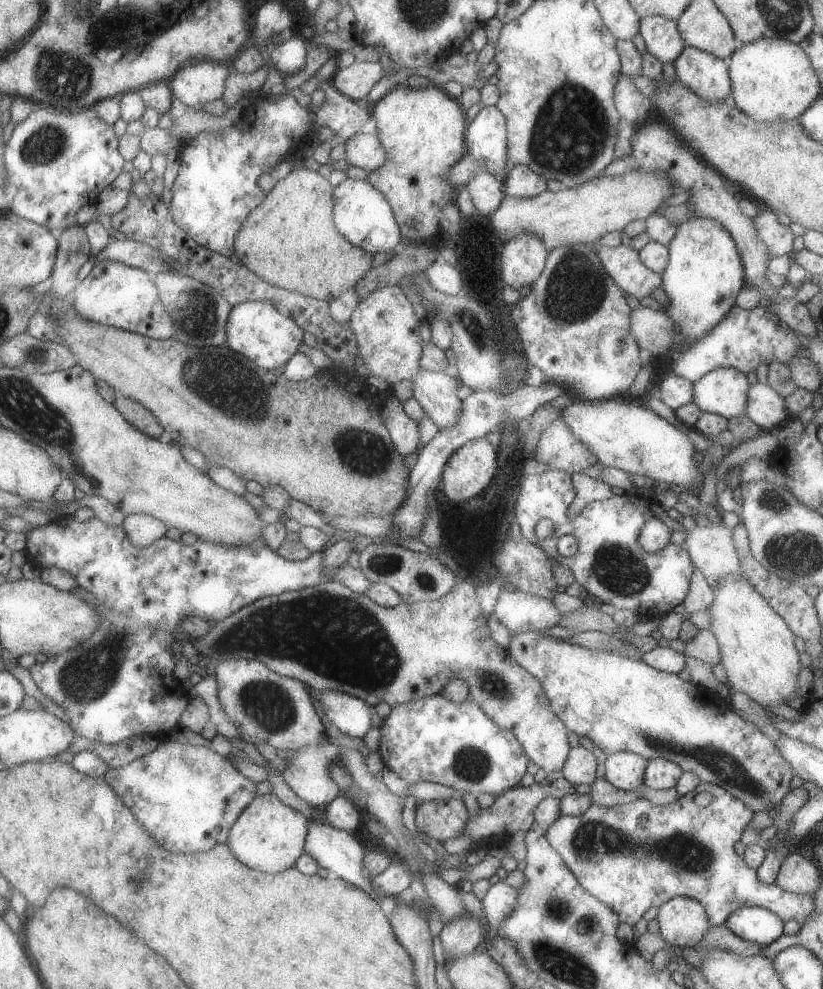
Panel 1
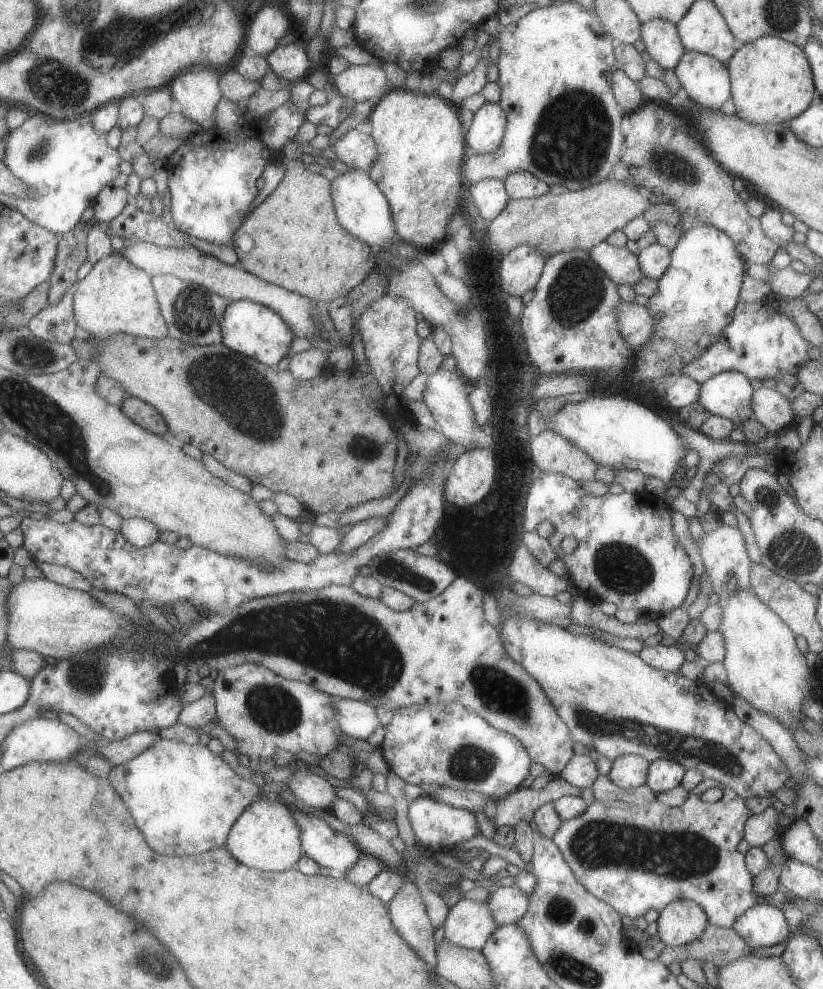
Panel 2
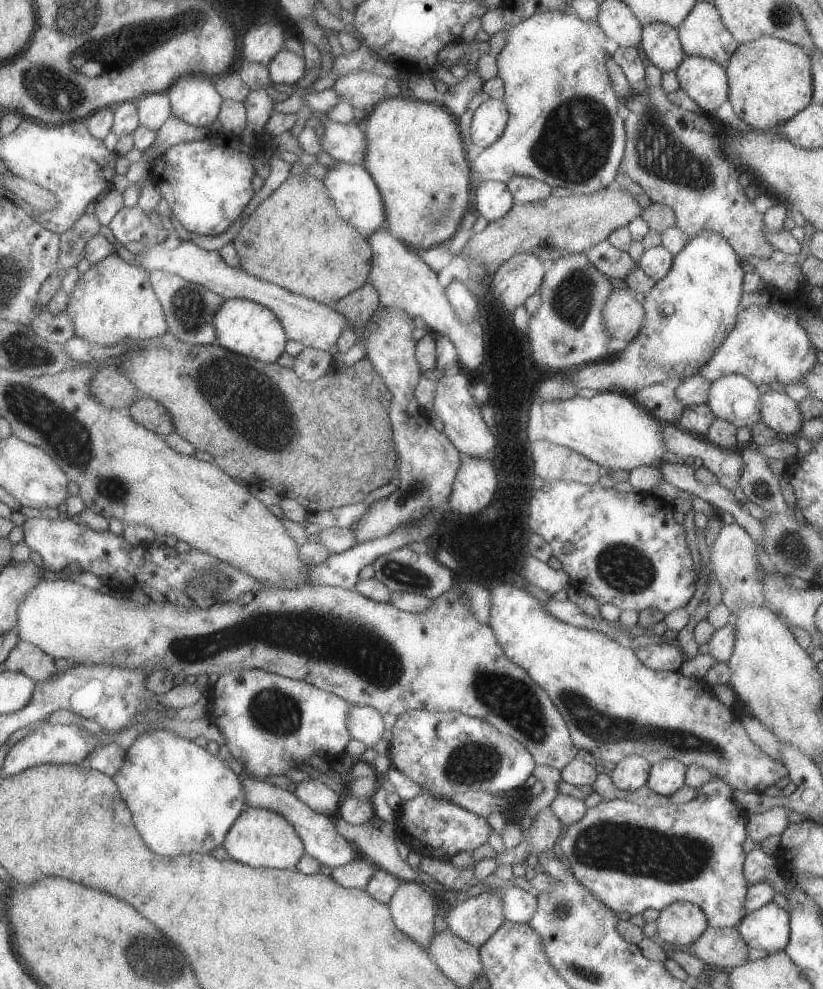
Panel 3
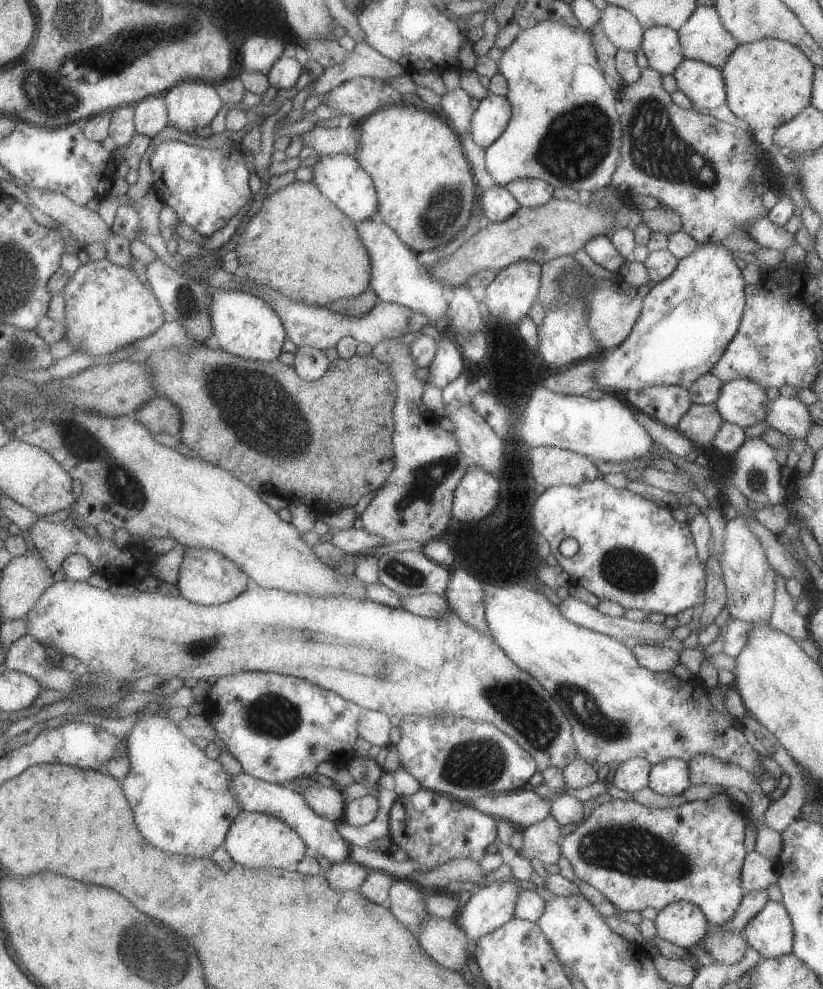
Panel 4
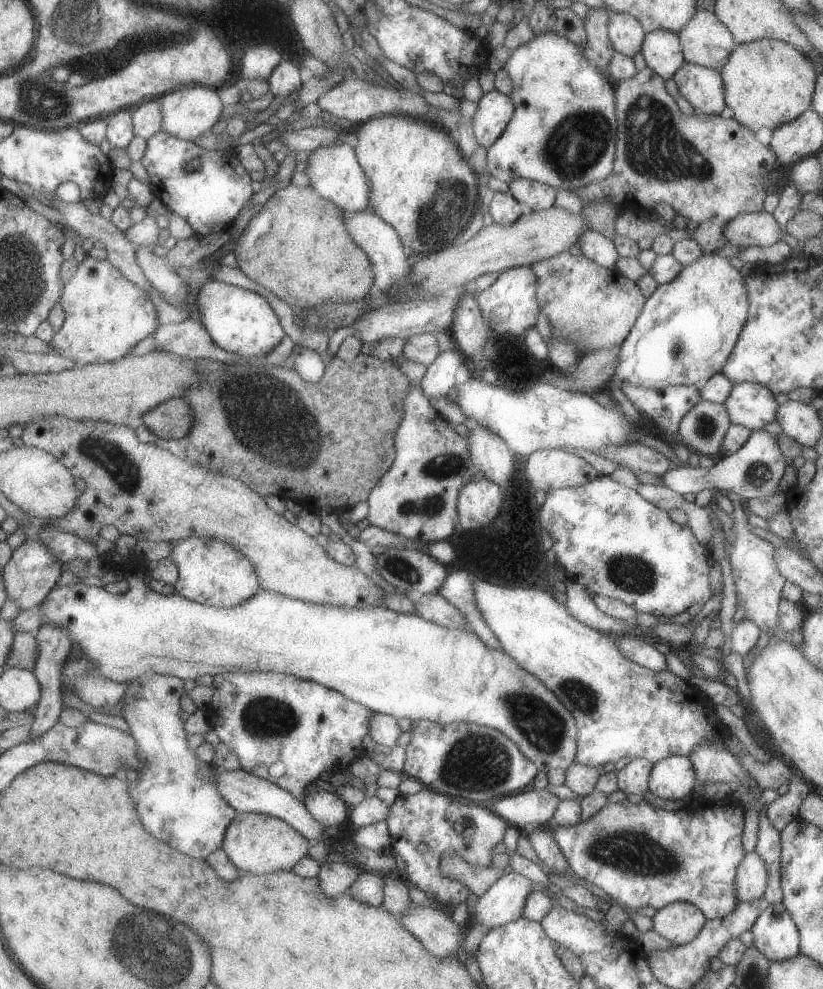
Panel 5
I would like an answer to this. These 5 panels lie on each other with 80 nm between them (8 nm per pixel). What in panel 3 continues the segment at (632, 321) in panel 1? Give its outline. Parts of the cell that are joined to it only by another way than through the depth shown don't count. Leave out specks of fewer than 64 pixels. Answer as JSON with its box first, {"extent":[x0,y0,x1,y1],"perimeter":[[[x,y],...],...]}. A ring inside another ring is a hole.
{"extent":[601,288,645,344],"perimeter":[[[613,288],[605,300],[601,316],[603,316],[603,330],[614,340],[621,340],[625,344],[629,344],[635,338],[635,334],[641,330],[641,326],[645,322],[642,304],[635,300],[634,293],[629,288],[621,288],[621,290]]]}

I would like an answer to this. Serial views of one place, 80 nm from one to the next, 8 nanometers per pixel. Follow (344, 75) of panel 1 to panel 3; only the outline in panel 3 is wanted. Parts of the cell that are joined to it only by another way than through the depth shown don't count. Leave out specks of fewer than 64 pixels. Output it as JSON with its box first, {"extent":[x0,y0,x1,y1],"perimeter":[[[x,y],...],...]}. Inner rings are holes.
{"extent":[333,70,401,115],"perimeter":[[[369,70],[349,72],[336,80],[333,90],[341,99],[347,99],[354,109],[365,110],[367,115],[387,100],[401,96],[397,78],[387,78]]]}

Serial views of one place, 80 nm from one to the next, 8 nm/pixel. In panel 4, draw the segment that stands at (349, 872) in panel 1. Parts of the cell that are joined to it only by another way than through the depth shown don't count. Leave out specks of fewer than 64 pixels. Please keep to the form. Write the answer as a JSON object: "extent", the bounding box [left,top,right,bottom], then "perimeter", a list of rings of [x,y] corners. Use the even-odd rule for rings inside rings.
{"extent":[232,772,351,864],"perimeter":[[[245,772],[233,776],[232,787],[236,791],[236,797],[239,799],[243,811],[267,813],[288,822],[289,826],[292,826],[301,835],[301,838],[305,839],[309,852],[320,857],[326,864],[350,860],[351,844],[335,829],[336,823],[318,815],[298,789],[293,790],[287,786],[270,783]]]}

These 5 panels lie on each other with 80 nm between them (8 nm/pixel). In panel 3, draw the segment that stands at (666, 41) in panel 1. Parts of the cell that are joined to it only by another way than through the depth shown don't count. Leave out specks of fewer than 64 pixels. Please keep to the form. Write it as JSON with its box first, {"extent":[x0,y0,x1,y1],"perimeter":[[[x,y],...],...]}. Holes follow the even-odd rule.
{"extent":[639,22,685,73],"perimeter":[[[660,22],[642,26],[639,46],[661,73],[675,71],[685,56],[676,28]]]}

